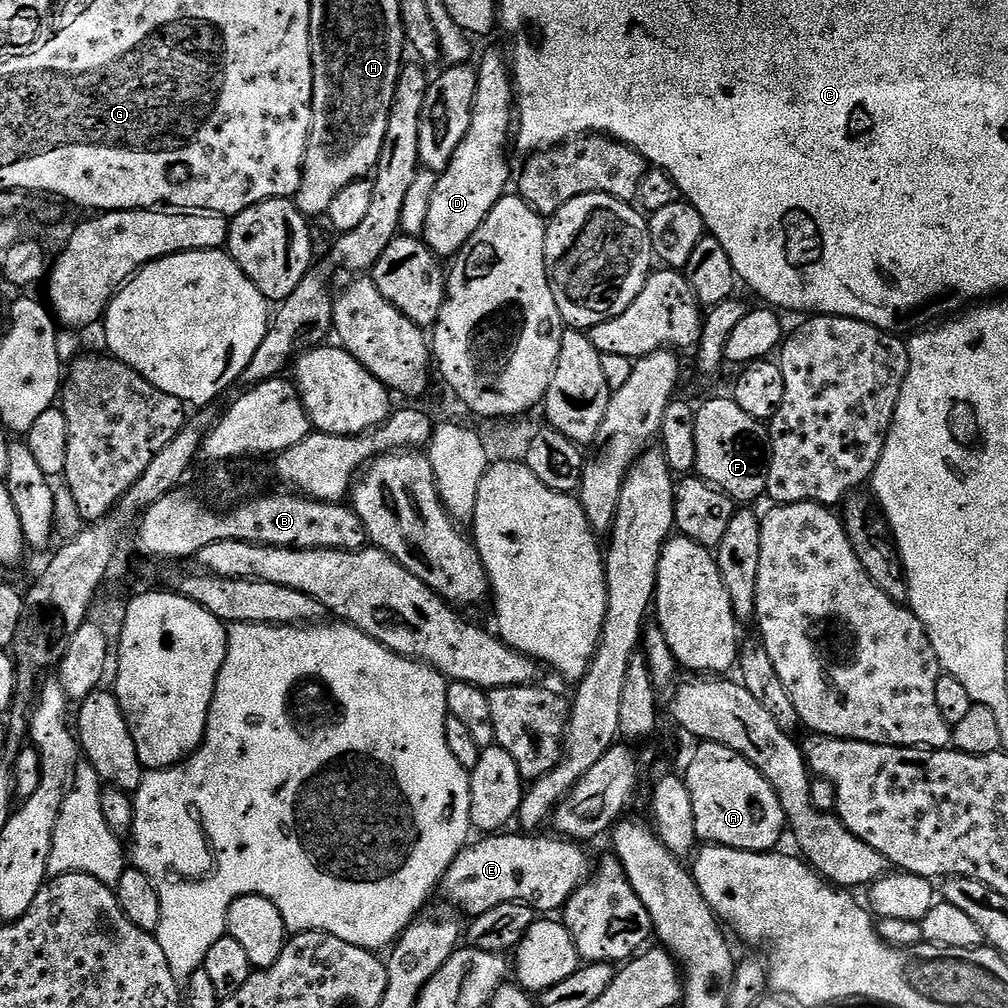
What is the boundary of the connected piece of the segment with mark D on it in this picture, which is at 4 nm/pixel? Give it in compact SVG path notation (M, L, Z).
M488 52L481 58L476 68L476 93L470 118L470 130L466 130L466 138L458 142L458 150L446 166L444 172L436 176L436 185L430 194L430 208L426 210L426 222L422 239L431 252L437 257L455 257L460 247L478 230L478 226L494 210L494 206L509 191L508 160L504 157L504 147L510 144L510 129L514 124L514 85L509 61L500 52Z

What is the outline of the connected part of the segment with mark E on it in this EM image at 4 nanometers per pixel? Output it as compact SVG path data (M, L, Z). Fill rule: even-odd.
M556 834L508 835L485 835L457 854L442 881L445 901L461 913L469 912L472 918L506 902L528 904L540 914L559 913L589 875L588 856L580 849L583 847Z

